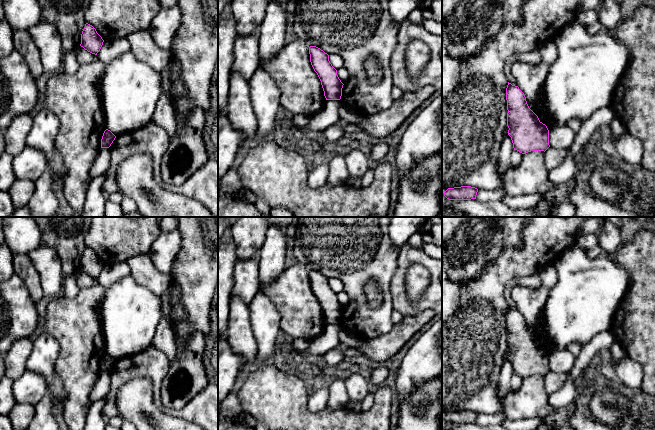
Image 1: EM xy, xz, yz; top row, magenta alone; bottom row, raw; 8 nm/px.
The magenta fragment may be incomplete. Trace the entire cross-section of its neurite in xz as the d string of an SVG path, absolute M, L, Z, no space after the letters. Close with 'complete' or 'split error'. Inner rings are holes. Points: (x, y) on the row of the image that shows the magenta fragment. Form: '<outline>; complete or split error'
M316 46L309 47L310 62L317 73L326 100L340 100L343 83L337 75L337 70L329 61L329 55Z; complete

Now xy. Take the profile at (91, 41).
M86 23L81 34L80 46L88 52L97 55L103 45L103 42L104 40L97 33L96 29L92 25Z; complete

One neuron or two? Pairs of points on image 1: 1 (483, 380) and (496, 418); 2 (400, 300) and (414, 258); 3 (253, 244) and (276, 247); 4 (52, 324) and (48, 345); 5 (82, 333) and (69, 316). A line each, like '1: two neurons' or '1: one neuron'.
1: two neurons
2: one neuron
3: two neurons
4: two neurons
5: one neuron

